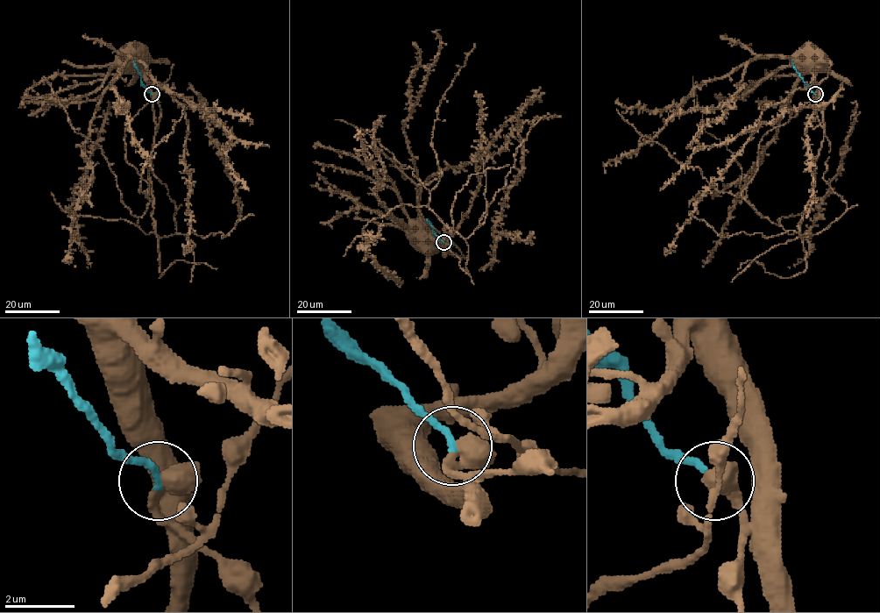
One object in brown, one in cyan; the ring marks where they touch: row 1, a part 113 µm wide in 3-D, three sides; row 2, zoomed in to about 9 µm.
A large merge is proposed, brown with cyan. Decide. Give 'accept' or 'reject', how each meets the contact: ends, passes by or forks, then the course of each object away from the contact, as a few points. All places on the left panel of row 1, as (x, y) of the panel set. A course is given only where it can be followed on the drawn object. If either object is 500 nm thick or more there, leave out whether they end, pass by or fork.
accept | brown via (152, 94), (150, 84), (127, 57) | cyan via (152, 94), (142, 83), (134, 60)

